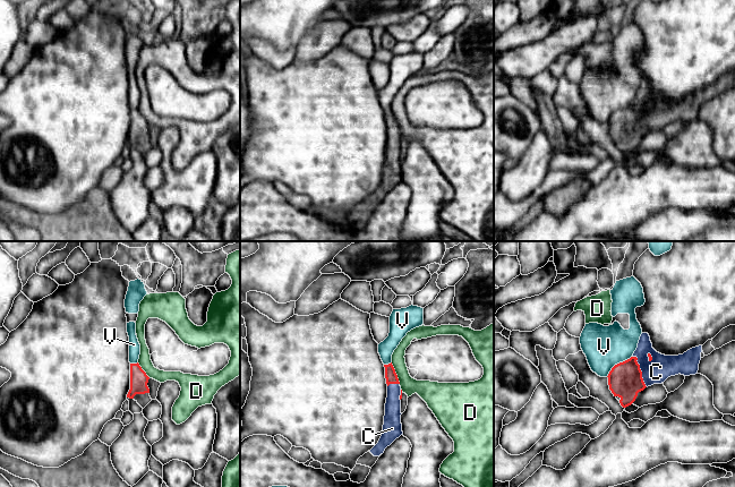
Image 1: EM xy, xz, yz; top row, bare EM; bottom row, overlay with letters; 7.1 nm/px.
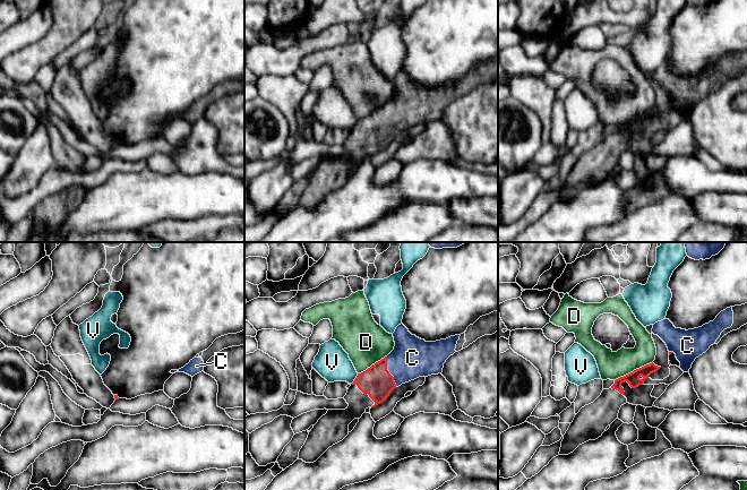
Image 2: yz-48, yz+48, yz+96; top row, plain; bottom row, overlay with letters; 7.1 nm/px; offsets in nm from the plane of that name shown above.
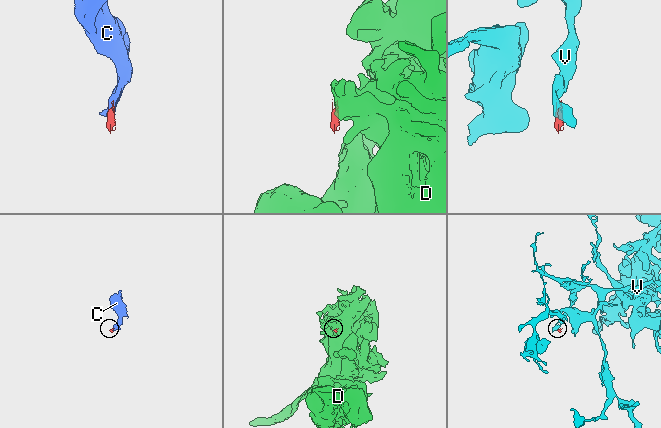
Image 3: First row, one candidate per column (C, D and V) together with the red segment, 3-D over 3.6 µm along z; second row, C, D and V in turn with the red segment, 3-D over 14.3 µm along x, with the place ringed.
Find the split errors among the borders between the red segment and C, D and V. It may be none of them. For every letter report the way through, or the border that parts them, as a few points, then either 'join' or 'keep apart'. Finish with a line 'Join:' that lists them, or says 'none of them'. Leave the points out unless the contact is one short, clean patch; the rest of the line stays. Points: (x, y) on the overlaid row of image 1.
C: across yz (625, 381), (640, 370), (656, 372) | join
D: along xz (391, 362), (400, 383) | keep apart
V: along yz (631, 356), (617, 362), (606, 376) | keep apart
Join: C

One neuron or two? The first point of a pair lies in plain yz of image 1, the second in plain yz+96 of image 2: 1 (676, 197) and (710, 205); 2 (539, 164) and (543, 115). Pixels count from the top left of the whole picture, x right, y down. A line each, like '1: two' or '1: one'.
1: two
2: two

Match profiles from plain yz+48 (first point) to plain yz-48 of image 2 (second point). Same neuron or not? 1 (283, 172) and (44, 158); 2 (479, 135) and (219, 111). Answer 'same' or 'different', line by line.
1: same
2: same

